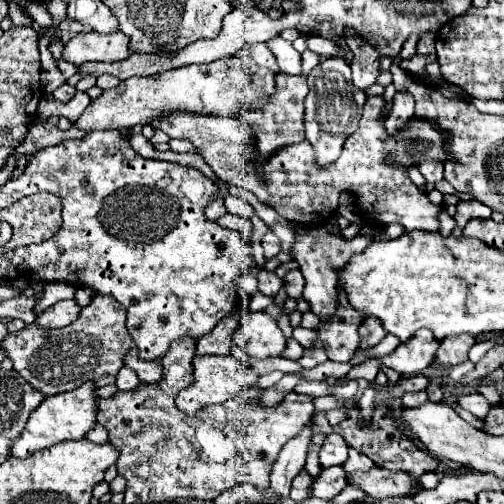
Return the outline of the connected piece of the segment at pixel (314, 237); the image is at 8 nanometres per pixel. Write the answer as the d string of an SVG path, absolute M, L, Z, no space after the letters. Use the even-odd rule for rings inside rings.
M294 226L296 238L292 246L292 258L298 262L302 274L304 274L304 298L310 302L310 310L320 318L328 320L328 316L336 310L336 284L338 284L338 272L348 264L348 260L360 252L364 252L366 246L372 244L374 236L356 236L354 240L344 240L332 232L328 232L326 226Z

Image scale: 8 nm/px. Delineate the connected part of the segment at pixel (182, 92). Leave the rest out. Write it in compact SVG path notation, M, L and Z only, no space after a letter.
M240 56L222 58L210 64L190 64L174 70L160 72L156 76L128 78L116 88L104 90L102 96L84 110L74 124L80 130L116 130L136 124L150 124L154 118L162 118L172 110L190 110L198 114L234 116L244 104L258 104L258 96L268 96L274 90L274 74L268 68L256 66Z

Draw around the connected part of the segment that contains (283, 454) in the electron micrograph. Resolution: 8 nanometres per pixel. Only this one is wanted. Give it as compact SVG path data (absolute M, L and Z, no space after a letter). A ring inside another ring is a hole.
M312 422L306 424L306 428L296 436L292 438L278 454L274 466L272 466L272 472L270 472L270 488L282 496L288 496L290 494L290 484L292 484L292 478L304 468L304 462L306 462L306 450L308 450L308 444L312 440L312 428L310 428Z

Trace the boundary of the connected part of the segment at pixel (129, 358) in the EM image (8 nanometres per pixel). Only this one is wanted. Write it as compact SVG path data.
M132 348L126 354L124 364L130 366L138 374L140 382L144 382L144 384L152 384L152 382L158 382L162 378L162 364L154 362L154 360L140 360L136 348Z

